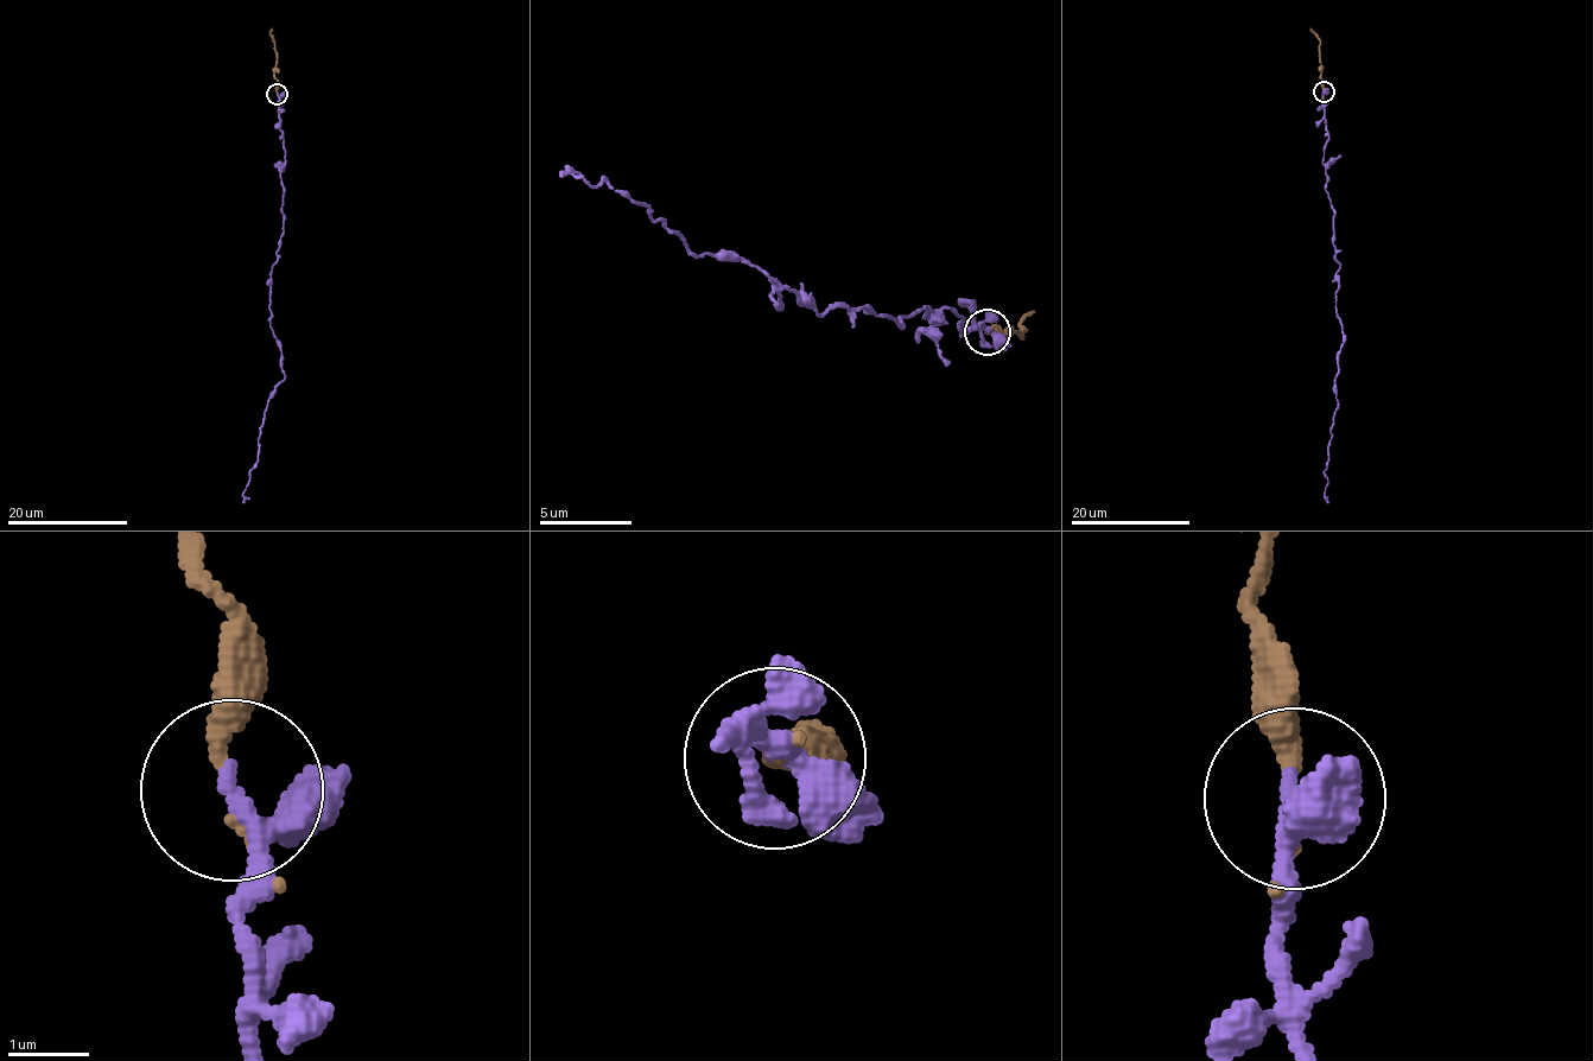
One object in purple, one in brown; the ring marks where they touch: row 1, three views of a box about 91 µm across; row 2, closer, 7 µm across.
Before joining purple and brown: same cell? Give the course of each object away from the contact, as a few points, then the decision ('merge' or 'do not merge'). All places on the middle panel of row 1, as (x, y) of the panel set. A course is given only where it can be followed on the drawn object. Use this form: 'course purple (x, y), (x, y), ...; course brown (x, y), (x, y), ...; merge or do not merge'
course purple (988, 334), (921, 306), (817, 312), (784, 284), (776, 306), (747, 261), (565, 170), (585, 177); course brown (988, 334), (996, 325), (1026, 338), (1022, 323), (1035, 311); merge

